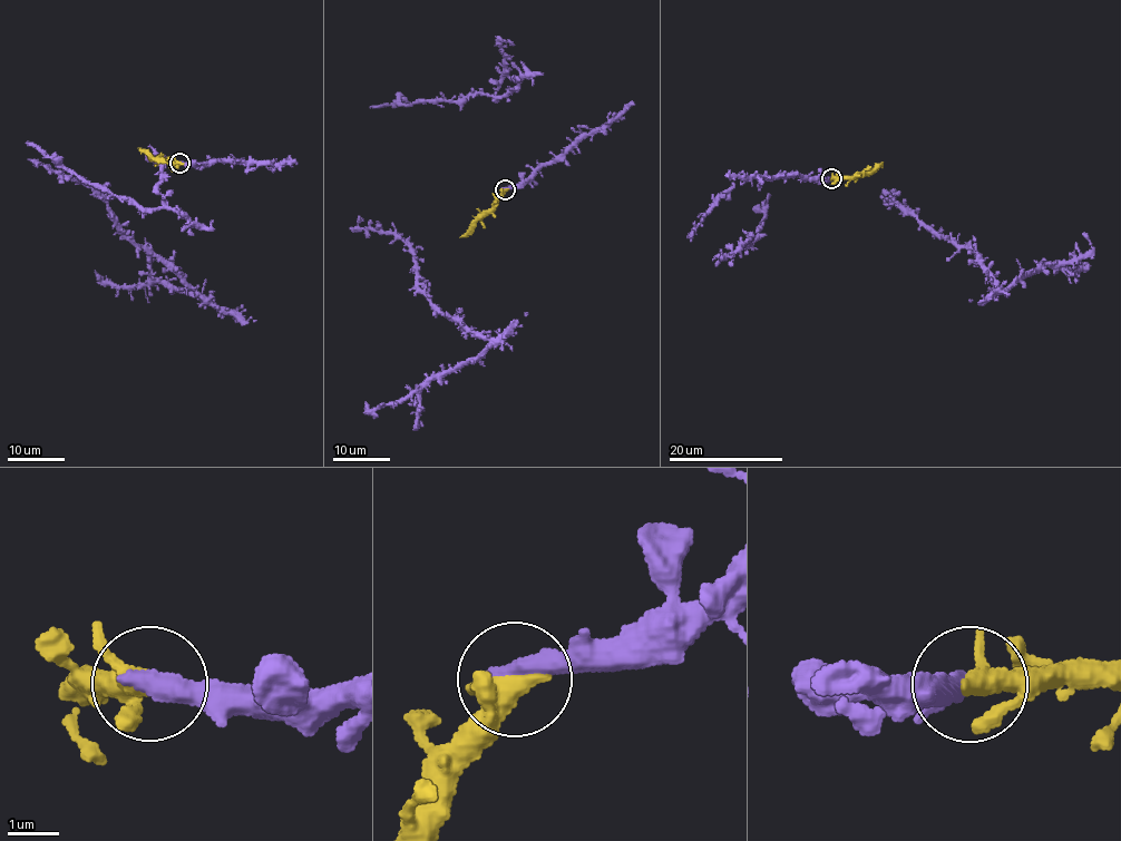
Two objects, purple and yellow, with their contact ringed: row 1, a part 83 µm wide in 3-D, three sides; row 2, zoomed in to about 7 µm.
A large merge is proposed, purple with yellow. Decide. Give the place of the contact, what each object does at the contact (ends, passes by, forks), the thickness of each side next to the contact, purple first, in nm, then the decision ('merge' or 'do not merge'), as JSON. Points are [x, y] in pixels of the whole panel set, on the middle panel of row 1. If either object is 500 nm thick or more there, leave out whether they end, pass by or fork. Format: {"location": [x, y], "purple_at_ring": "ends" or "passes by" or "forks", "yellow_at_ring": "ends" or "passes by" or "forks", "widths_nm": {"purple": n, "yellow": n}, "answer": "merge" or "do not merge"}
{"location": [505, 189], "purple_at_ring": "ends", "yellow_at_ring": "passes by", "widths_nm": {"purple": 480, "yellow": 380}, "answer": "merge"}

